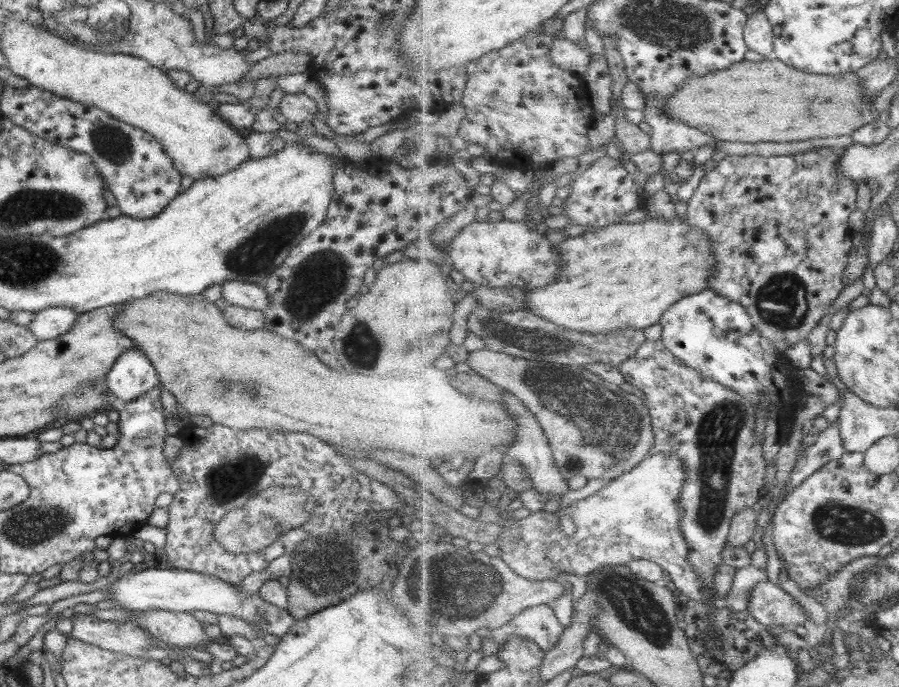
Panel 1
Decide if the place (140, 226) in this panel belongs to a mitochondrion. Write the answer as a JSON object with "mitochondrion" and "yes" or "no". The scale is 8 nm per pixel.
{"mitochondrion":"no"}

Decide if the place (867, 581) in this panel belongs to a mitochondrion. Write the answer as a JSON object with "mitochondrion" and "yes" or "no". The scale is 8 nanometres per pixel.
{"mitochondrion":"yes"}

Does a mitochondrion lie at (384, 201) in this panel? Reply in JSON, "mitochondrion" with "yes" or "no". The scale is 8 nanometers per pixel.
{"mitochondrion":"no"}

